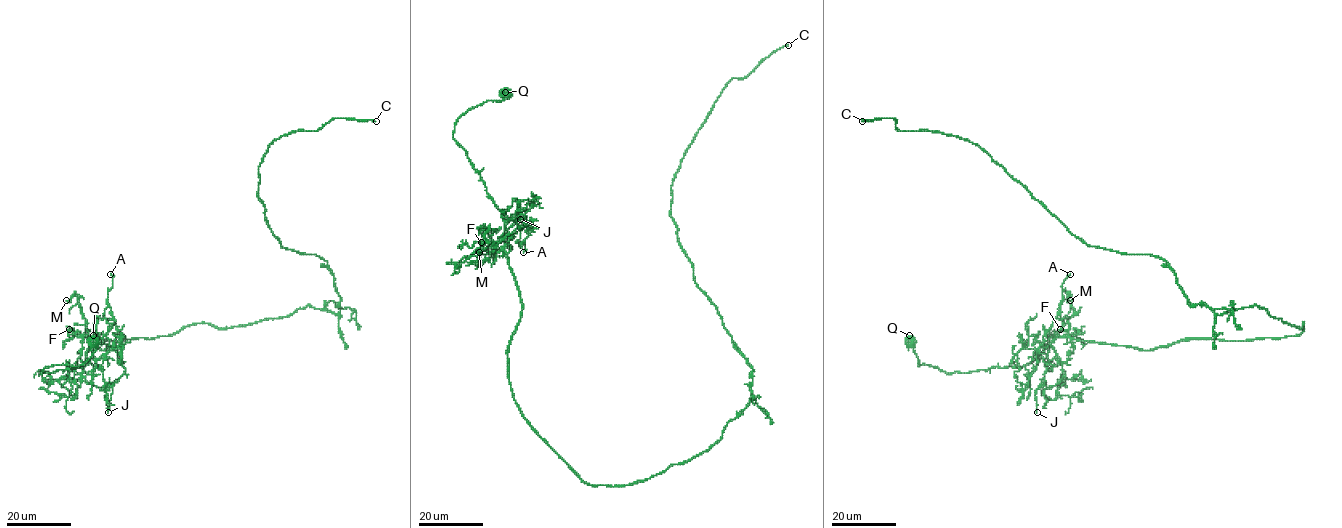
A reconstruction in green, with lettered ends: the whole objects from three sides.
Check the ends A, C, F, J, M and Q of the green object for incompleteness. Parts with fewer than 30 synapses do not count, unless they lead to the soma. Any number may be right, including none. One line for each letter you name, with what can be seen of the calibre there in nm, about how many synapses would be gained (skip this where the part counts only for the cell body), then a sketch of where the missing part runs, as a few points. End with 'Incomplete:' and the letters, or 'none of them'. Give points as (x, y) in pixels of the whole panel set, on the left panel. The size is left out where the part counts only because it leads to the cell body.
C: Thickness 180 nm. Roughly 50 synapses. Course of what is missing: (376, 121), (407, 131), (404, 149), (386, 149), (378, 141), (368, 138), (368, 129)
Incomplete: C

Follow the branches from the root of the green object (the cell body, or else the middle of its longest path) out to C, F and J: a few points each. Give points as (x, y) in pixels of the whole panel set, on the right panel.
C: (1281, 319), (1256, 305), (1219, 315), (1189, 304), (1164, 259), (1086, 245), (965, 139), (862, 121)
F: (1281, 319), (1303, 331), (1150, 350), (1056, 337), (1063, 377), (1050, 400), (1048, 338), (1060, 329)
J: (1281, 319), (1303, 331), (1150, 350), (1056, 337), (1063, 376), (1036, 390), (1037, 412)

